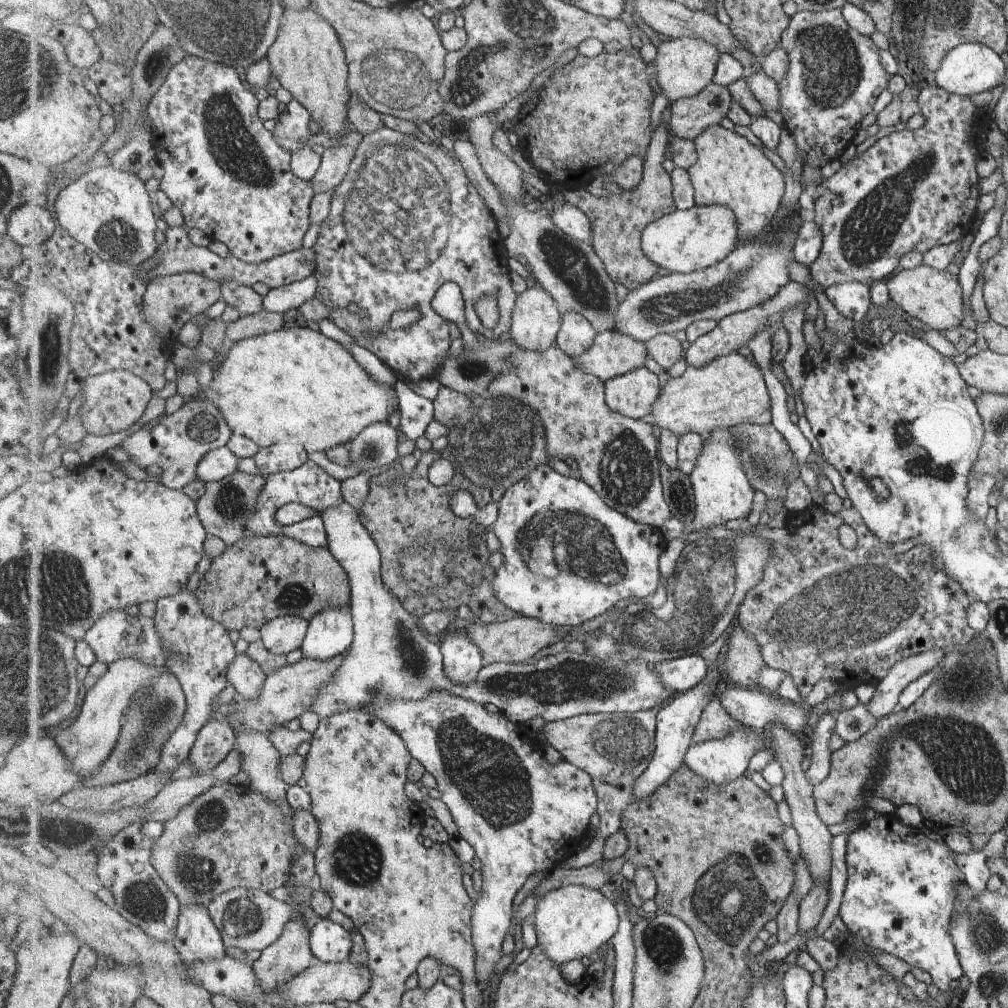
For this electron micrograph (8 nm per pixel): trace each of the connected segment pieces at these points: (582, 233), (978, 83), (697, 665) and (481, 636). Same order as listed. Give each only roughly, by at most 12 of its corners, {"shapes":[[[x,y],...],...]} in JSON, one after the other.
{"shapes":[[[570,203],[557,207],[552,219],[563,232],[592,242],[591,221]],[[952,48],[932,84],[965,96],[1007,82],[994,48]],[[698,653],[654,664],[663,685],[682,694],[707,678]],[[525,615],[474,620],[465,632],[485,666],[515,664],[561,638],[555,625]]]}

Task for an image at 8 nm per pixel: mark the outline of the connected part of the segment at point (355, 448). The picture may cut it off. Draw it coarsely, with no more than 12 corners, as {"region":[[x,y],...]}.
{"region":[[389,422],[349,443],[361,470],[396,466],[402,438]]}

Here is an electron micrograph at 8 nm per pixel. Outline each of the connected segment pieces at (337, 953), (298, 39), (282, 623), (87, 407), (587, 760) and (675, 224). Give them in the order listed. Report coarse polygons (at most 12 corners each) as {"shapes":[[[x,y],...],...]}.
{"shapes":[[[329,919],[311,927],[318,962],[344,963],[352,933]],[[286,8],[268,58],[315,130],[351,127],[351,71],[335,28]],[[287,615],[260,628],[265,646],[278,655],[303,646],[310,621]],[[131,370],[84,382],[87,433],[125,432],[153,390]],[[658,708],[543,726],[544,743],[593,777],[605,858],[656,751]],[[727,204],[653,221],[642,248],[669,273],[725,260],[741,242]]]}

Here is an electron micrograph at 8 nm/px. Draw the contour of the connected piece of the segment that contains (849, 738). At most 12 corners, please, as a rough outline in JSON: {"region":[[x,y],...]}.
{"region":[[866,704],[840,713],[836,734],[845,742],[875,726]]}

